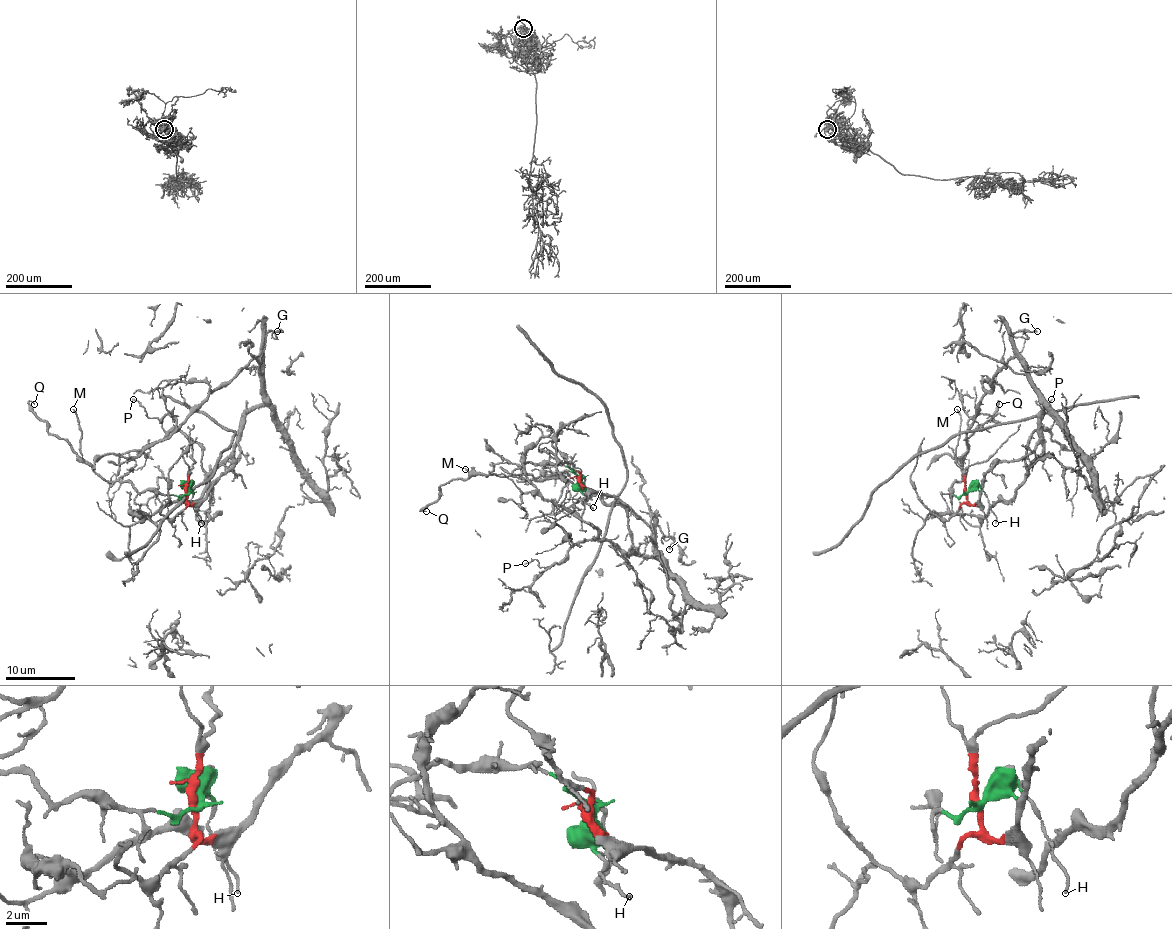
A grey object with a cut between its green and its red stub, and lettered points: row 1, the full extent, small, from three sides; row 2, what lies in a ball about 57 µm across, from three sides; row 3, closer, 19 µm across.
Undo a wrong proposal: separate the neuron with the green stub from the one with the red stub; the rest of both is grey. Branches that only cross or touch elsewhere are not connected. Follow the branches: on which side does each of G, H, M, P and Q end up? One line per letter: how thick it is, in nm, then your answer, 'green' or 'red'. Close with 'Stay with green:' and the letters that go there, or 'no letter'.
G: 140 nm | red
H: 110 nm | green
M: 140 nm | green
P: 130 nm | red
Q: 100 nm | green
Stay with green: H, M, Q

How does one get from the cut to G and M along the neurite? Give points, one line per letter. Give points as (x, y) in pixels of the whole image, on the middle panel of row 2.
G: (579, 477), (622, 504), (631, 551), (654, 554), (657, 524), (673, 540), (670, 549)
M: (579, 477), (559, 463), (530, 462), (507, 476), (484, 476), (474, 469), (474, 472), (465, 469)

